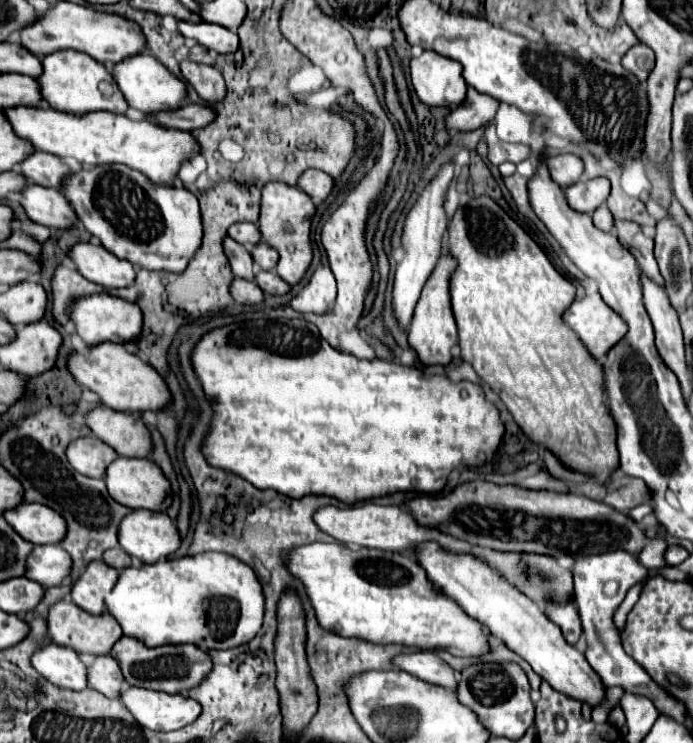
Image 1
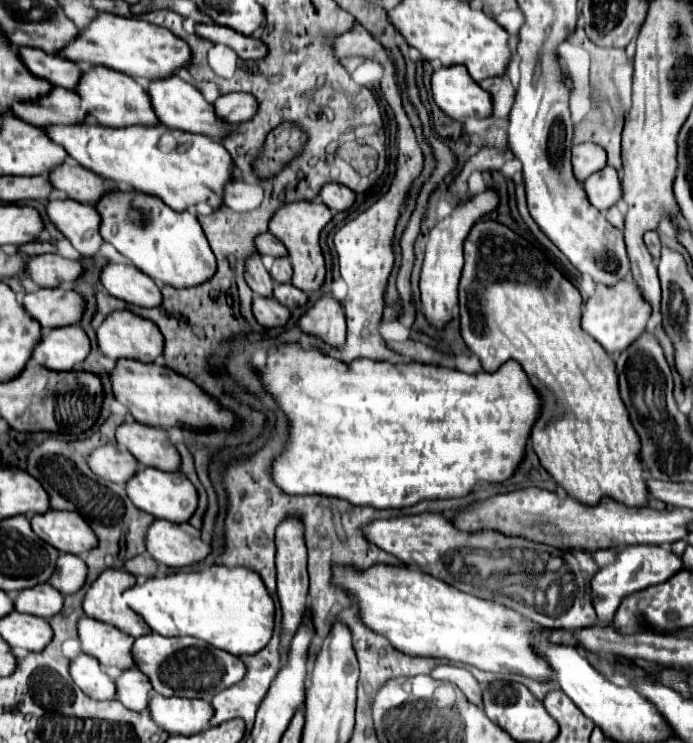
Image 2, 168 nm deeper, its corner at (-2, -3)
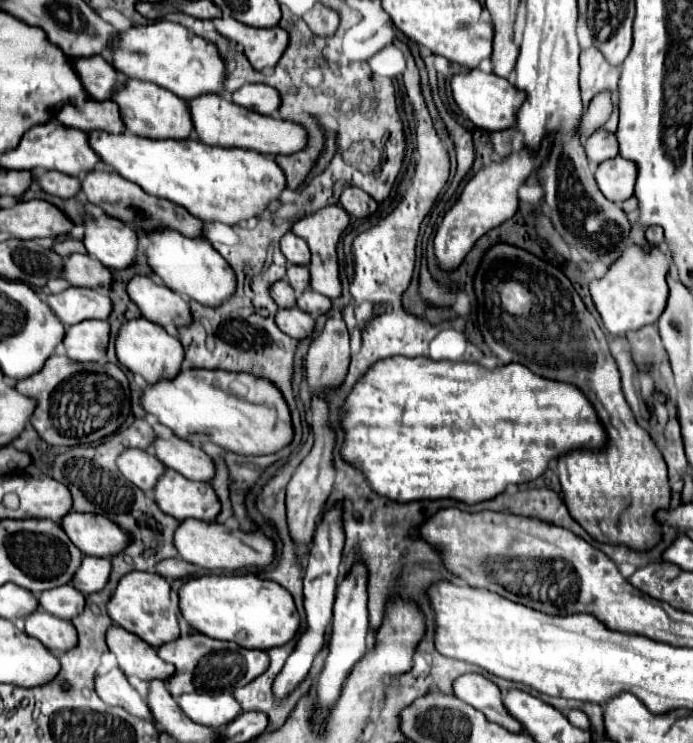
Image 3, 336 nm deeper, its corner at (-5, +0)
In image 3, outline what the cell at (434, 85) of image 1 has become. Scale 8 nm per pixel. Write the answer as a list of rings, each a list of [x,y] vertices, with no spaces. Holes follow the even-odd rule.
[[[478,69],[466,75],[456,75],[452,79],[452,93],[454,93],[454,101],[460,107],[460,111],[476,127],[482,127],[486,131],[504,131],[504,129],[514,127],[516,113],[526,97],[524,91],[518,91],[514,85],[510,85],[508,79],[498,77],[494,73],[482,73]]]

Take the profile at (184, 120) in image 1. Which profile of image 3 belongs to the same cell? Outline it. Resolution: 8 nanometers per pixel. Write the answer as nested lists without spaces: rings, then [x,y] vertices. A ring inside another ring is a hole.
[[[252,83],[234,91],[232,101],[262,115],[274,115],[280,107],[280,93],[270,85]]]

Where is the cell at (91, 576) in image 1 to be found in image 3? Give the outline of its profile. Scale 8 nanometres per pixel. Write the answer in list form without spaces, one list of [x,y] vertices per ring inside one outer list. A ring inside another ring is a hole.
[[[130,571],[128,575],[124,575],[120,579],[120,583],[108,603],[108,613],[110,613],[112,621],[116,621],[116,625],[120,625],[122,629],[136,633],[152,647],[160,647],[160,645],[180,637],[180,625],[178,625],[176,609],[172,609],[170,591],[172,591],[172,585],[162,575],[146,573],[146,571]],[[166,609],[168,609],[168,617],[162,615],[162,611],[166,611]]]

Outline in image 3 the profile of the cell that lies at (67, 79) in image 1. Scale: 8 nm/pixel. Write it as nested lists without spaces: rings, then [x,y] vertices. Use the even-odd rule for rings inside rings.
[[[126,79],[124,85],[120,85],[116,89],[112,101],[116,101],[120,105],[126,129],[134,135],[142,135],[148,139],[178,139],[178,141],[192,137],[194,125],[192,125],[188,101],[180,99],[178,95],[174,95],[154,83]]]

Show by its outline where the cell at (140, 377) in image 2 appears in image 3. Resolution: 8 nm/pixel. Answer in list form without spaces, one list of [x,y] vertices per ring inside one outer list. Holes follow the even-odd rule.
[[[184,369],[172,381],[164,379],[156,385],[146,385],[142,391],[142,407],[156,415],[158,421],[170,427],[180,439],[202,443],[204,435],[210,435],[214,445],[238,455],[272,455],[288,447],[294,439],[292,415],[284,395],[272,381],[252,373],[234,373],[224,369]]]

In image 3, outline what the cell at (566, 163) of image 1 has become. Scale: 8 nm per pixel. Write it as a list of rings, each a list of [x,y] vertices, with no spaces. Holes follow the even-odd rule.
[[[596,131],[594,135],[590,135],[584,143],[584,149],[588,153],[590,159],[594,159],[596,163],[602,163],[610,157],[618,155],[618,141],[616,141],[616,133],[610,131]]]

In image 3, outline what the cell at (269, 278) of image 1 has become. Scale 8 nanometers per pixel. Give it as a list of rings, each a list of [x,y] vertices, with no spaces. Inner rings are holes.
[[[308,289],[306,293],[302,293],[298,297],[298,307],[306,313],[312,313],[312,315],[322,315],[322,313],[328,313],[330,307],[332,307],[332,301],[312,289]]]

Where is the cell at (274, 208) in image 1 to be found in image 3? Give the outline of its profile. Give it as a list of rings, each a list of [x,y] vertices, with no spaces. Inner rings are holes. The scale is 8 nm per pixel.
[[[332,205],[332,207],[324,207],[320,209],[318,213],[312,213],[312,215],[306,215],[302,217],[296,225],[294,225],[294,233],[300,235],[302,239],[308,241],[310,245],[310,251],[312,251],[312,263],[310,263],[310,273],[312,273],[312,289],[330,297],[330,299],[336,299],[342,295],[342,283],[340,283],[340,267],[338,267],[338,255],[336,255],[336,247],[338,247],[338,241],[340,241],[340,235],[346,231],[346,227],[350,225],[350,217],[348,213],[338,207],[338,205]]]

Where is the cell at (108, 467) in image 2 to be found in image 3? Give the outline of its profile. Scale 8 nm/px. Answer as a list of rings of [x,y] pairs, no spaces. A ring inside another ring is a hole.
[[[128,449],[118,457],[120,473],[132,481],[142,491],[150,493],[156,481],[166,473],[164,463],[152,453],[144,449]]]

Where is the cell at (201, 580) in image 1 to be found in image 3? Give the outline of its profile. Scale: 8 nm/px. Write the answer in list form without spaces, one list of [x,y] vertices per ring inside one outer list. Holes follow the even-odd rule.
[[[202,575],[190,577],[178,595],[180,617],[212,639],[240,643],[248,649],[272,649],[294,639],[300,627],[292,595],[270,579],[248,575]]]

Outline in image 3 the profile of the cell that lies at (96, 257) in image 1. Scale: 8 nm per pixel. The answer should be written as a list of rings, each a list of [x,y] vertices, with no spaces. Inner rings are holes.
[[[136,275],[128,283],[128,295],[146,319],[168,331],[192,325],[188,301],[152,277]]]

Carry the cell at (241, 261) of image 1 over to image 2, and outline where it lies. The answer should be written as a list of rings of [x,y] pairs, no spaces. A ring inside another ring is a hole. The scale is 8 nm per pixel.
[[[257,252],[249,254],[245,260],[245,282],[259,296],[271,296],[273,294],[273,280],[271,280],[269,272],[265,270],[261,256]]]

